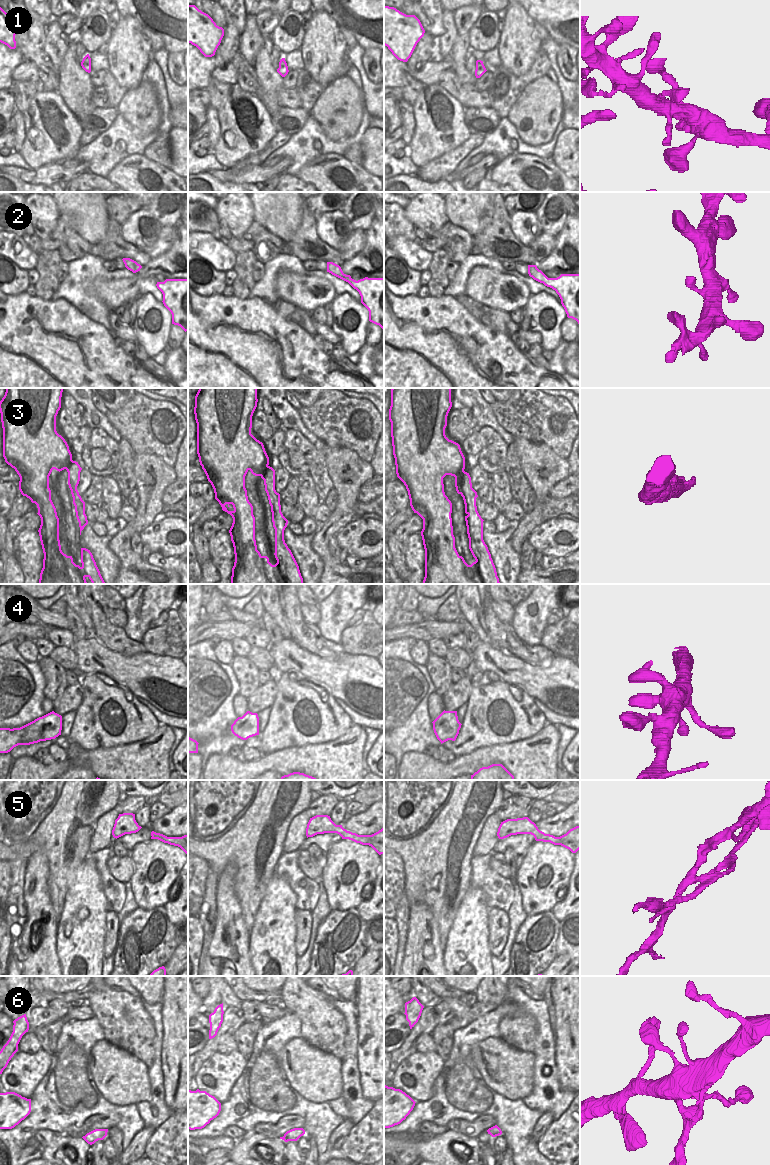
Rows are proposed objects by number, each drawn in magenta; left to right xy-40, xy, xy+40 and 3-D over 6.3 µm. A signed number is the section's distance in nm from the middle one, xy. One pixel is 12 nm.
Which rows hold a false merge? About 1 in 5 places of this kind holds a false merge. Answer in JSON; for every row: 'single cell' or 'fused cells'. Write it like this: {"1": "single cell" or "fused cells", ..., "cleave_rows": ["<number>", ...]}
{"1": "single cell", "2": "single cell", "3": "single cell", "4": "single cell", "5": "fused cells", "6": "single cell", "cleave_rows": ["5"]}

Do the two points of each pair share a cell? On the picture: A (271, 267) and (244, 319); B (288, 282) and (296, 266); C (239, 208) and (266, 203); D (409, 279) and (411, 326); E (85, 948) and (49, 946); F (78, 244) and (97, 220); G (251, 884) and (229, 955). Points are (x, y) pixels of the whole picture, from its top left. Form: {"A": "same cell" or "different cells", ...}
{"A": "different cells", "B": "different cells", "C": "different cells", "D": "different cells", "E": "different cells", "F": "different cells", "G": "different cells"}

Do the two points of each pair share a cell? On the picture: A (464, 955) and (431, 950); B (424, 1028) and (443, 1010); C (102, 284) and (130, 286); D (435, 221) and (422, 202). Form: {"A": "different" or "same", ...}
{"A": "different", "B": "different", "C": "same", "D": "same"}

